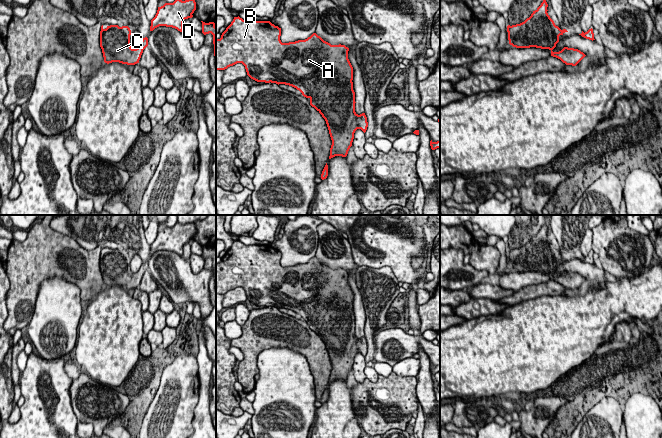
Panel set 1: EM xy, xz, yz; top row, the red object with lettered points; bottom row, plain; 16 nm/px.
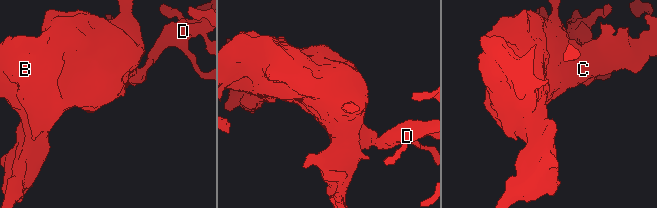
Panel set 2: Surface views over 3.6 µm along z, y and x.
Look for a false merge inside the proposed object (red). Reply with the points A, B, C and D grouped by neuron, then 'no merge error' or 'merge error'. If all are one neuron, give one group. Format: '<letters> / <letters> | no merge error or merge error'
A B C D | no merge error

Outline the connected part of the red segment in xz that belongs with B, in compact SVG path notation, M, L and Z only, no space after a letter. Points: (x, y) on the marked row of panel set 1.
M239 16L234 17L221 38L216 39L216 70L242 63L247 75L257 82L285 84L299 90L326 121L332 140L329 159L346 157L355 131L361 129L365 133L368 127L365 113L358 115L355 112L349 48L341 44L331 45L316 33L305 40L289 43L282 43L280 36L281 28L270 21L245 21Z

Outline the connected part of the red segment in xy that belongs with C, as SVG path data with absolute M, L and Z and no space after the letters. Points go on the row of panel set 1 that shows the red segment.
M110 25L106 29L101 26L100 47L105 63L119 62L127 65L139 63L143 50L148 46L148 38L143 38L140 45L132 49L130 35L131 30L128 26Z

